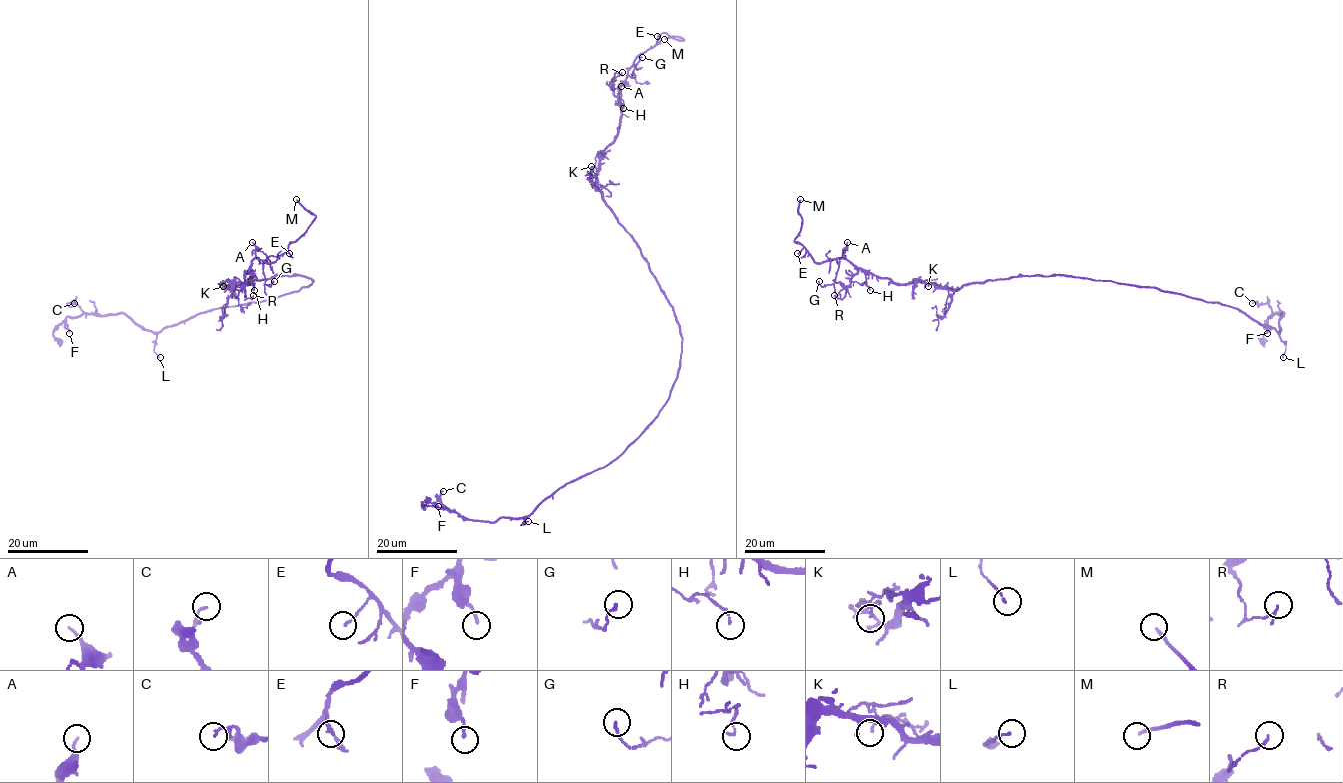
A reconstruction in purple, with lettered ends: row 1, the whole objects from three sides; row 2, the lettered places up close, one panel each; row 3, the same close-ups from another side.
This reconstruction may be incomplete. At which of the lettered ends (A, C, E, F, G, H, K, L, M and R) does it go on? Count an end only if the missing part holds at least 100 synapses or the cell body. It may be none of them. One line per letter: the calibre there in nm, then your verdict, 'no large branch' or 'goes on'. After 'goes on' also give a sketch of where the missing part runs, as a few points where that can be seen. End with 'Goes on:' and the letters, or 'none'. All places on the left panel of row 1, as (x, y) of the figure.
A: 120 nm thick; no large branch
C: 120 nm thick; no large branch
E: 120 nm thick; no large branch
F: 150 nm thick; no large branch
G: 150 nm thick; no large branch
H: 120 nm thick; no large branch
K: 90 nm thick; no large branch
L: 110 nm thick; no large branch
M: 170 nm thick; goes on; missing branch runs (296, 199), (284, 177), (288, 141)
R: 130 nm thick; no large branch
Goes on: M

